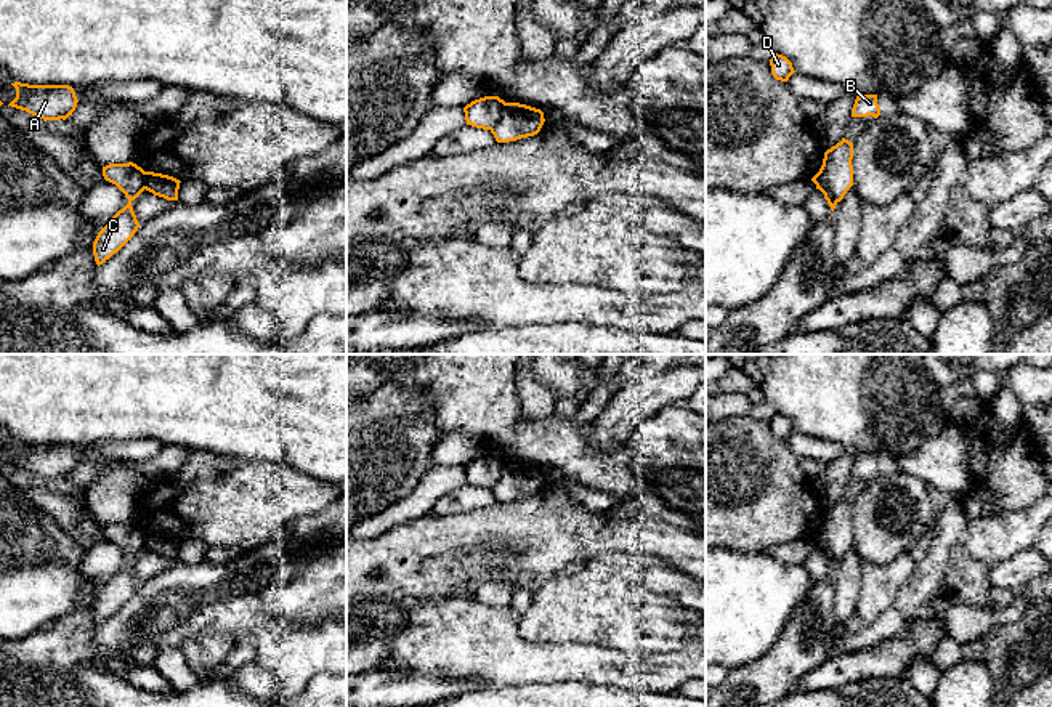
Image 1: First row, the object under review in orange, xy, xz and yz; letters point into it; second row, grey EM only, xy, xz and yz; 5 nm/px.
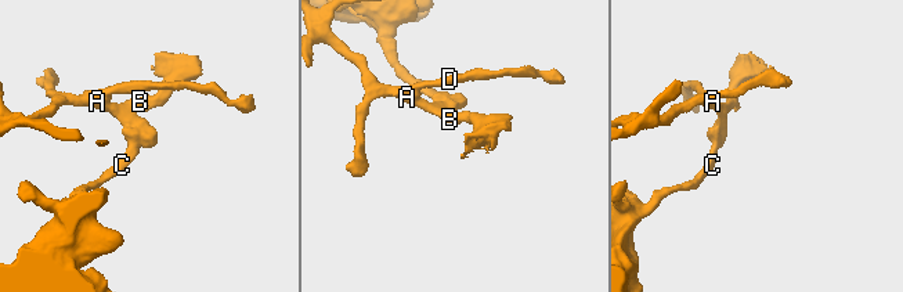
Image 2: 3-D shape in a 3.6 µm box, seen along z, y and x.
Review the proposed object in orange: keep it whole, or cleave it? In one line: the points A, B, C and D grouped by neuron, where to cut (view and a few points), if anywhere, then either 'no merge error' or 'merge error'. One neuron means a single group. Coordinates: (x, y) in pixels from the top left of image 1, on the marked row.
A B D / C; cut in xz along (505, 103), (501, 119), (491, 130); merge error

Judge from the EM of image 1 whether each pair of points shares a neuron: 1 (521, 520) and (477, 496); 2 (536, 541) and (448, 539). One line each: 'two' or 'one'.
1: two
2: one

